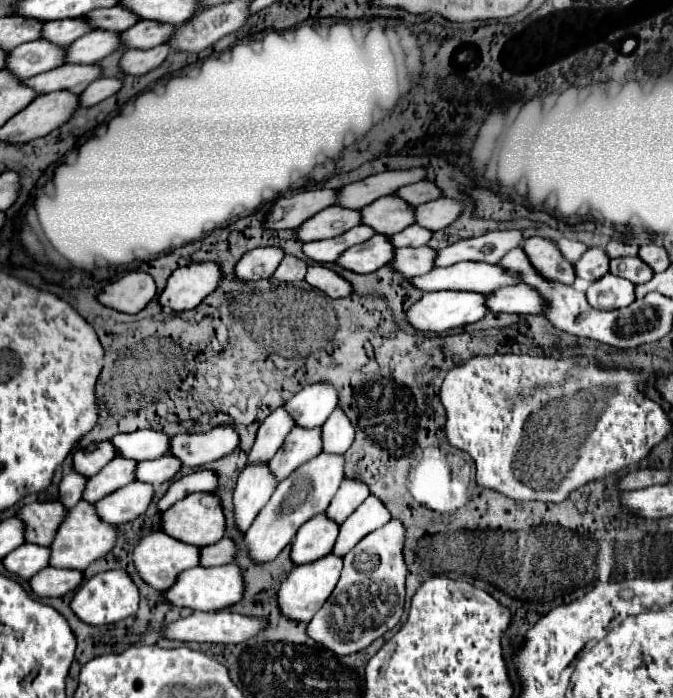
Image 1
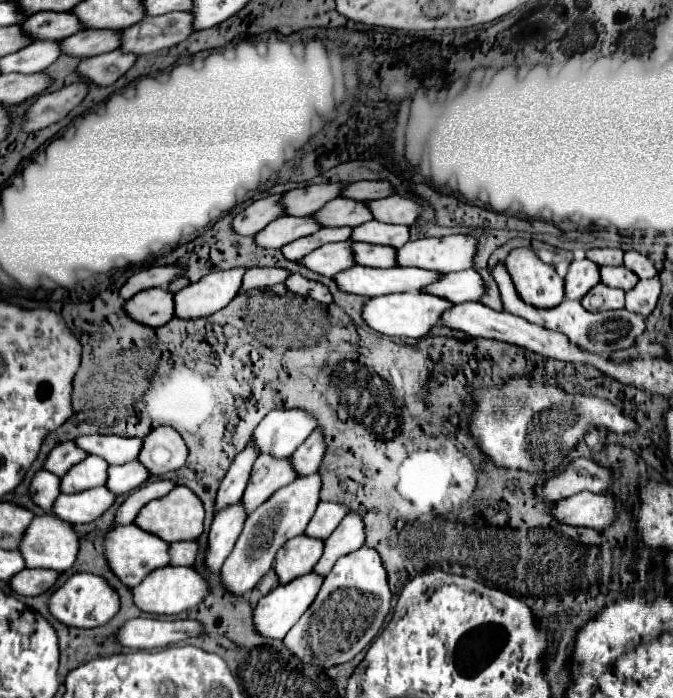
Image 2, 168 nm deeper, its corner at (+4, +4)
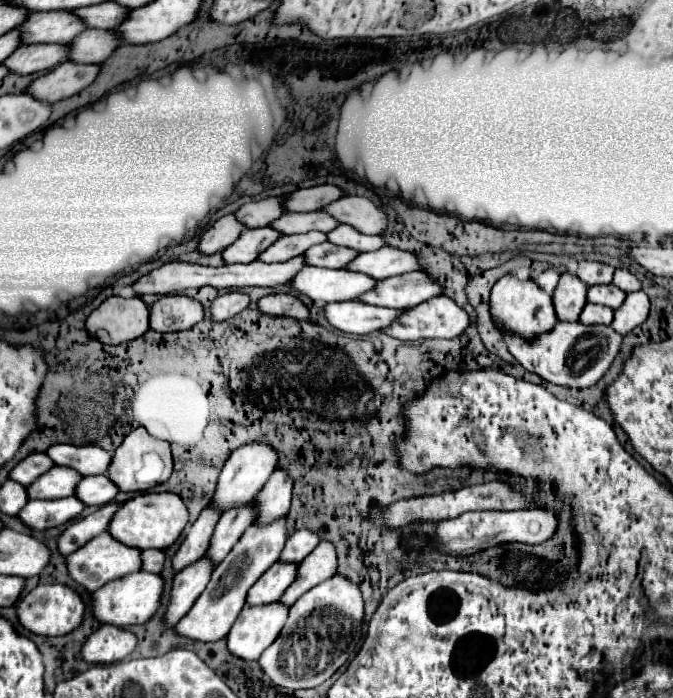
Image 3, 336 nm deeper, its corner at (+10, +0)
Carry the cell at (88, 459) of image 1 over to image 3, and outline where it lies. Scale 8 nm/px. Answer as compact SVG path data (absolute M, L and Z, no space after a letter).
M31 453L27 459L23 459L13 471L11 471L11 479L21 483L21 485L31 485L35 479L39 479L43 473L47 473L49 469L53 469L53 461L47 453Z

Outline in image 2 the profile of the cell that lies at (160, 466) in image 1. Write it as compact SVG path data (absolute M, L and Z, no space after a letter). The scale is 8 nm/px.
M133 461L129 465L109 467L105 487L111 489L111 493L115 493L115 495L127 495L133 489L141 487L147 479L149 479L147 469L143 469L143 465L139 465L139 461Z

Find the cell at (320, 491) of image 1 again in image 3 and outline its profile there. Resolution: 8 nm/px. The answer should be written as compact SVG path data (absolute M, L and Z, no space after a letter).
M287 515L271 521L269 525L251 525L243 535L241 541L231 549L229 557L217 565L207 589L195 601L191 611L175 625L179 635L197 639L197 641L219 641L229 633L235 619L239 617L249 589L257 583L257 579L279 559L285 543L287 543Z

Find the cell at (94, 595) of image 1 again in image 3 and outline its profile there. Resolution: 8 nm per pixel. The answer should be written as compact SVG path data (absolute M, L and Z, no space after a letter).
M37 585L17 603L17 615L25 629L37 635L53 637L53 635L67 635L73 629L77 629L87 615L87 605L81 599L81 595L69 585Z

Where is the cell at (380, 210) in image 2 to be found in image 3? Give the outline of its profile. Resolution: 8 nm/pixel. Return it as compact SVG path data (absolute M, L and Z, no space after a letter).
M343 197L341 201L333 201L333 205L327 205L323 211L367 235L383 233L389 225L387 213L367 197Z

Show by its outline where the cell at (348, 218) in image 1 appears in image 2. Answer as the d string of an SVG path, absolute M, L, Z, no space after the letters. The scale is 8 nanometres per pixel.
M279 217L275 221L271 221L265 229L261 229L259 233L255 233L255 245L261 249L281 249L283 245L299 239L299 237L307 237L311 233L315 233L317 229L321 229L321 225L317 221L313 221L311 217Z

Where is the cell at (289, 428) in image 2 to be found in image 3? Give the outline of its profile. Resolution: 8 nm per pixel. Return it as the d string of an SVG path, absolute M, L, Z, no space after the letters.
M251 441L251 443L237 447L229 455L229 459L219 475L219 483L217 483L213 501L217 503L217 507L221 511L229 509L231 505L243 505L243 503L251 501L263 489L263 485L271 477L271 473L277 469L277 463L279 463L279 451L275 447L271 447L271 443L267 443L267 441Z

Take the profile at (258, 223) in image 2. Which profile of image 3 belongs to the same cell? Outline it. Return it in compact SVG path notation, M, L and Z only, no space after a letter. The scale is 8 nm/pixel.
M227 215L215 221L215 225L203 233L201 243L199 243L199 251L205 255L217 253L227 249L227 245L233 245L233 241L237 241L237 237L245 231L247 227L237 221L235 215Z

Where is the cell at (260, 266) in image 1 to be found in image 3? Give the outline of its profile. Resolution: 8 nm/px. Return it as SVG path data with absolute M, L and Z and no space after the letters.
M163 295L151 305L151 329L159 333L191 329L201 323L203 317L203 305L187 295Z

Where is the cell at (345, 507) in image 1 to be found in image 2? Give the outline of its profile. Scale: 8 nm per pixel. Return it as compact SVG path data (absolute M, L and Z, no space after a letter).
M321 503L315 511L315 517L309 521L305 535L325 541L335 527L341 523L341 519L347 515L347 507L341 503Z

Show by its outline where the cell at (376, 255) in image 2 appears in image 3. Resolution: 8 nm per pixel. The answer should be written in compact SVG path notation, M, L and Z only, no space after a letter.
M329 241L315 245L313 249L305 251L307 265L317 265L317 267L329 267L329 269L343 269L347 267L359 253L349 247L339 247Z

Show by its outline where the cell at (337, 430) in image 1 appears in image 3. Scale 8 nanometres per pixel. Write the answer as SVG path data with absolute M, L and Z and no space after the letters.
M277 469L269 481L265 483L265 489L257 493L257 507L259 507L259 519L257 523L269 523L289 511L291 505L291 493L293 493L293 479L287 469Z

